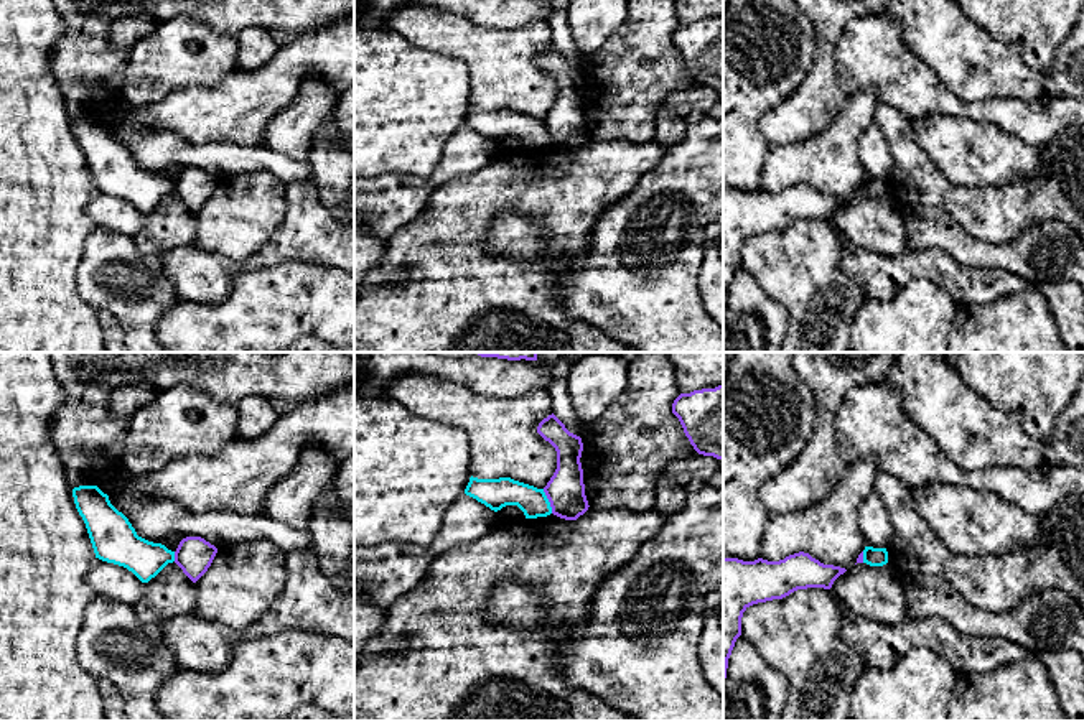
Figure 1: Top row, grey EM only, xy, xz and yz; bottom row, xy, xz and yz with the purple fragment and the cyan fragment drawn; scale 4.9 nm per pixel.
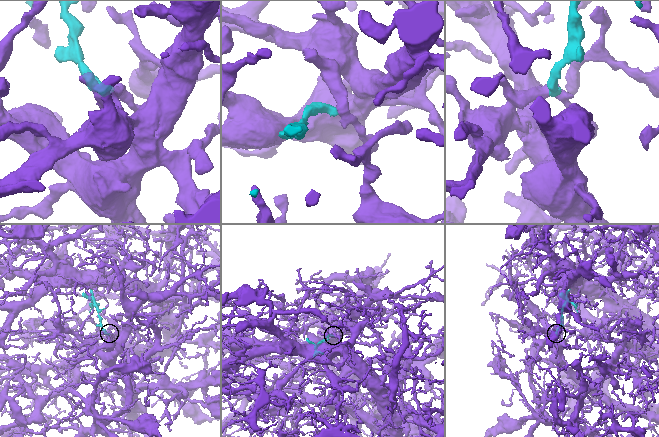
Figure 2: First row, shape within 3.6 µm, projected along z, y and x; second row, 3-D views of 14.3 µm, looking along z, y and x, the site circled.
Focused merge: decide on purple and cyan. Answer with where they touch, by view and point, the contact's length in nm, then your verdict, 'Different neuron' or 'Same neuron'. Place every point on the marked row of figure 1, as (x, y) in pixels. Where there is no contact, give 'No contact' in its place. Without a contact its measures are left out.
Touches purple at xz (549, 501). Shared border 130 nm. Different neuron

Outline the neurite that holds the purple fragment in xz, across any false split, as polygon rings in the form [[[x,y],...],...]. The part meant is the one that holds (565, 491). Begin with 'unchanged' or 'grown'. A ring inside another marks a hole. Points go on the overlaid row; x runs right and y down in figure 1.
unchanged; [[[554,413],[539,423],[537,433],[557,451],[557,469],[544,487],[552,514],[565,520],[577,520],[590,507],[580,463],[582,438],[570,433]]]

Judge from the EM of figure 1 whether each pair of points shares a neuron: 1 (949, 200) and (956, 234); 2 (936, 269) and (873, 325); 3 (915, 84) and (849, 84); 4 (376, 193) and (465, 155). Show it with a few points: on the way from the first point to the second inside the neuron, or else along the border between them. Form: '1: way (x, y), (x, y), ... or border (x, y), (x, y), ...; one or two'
1: border (916, 204), (944, 209), (967, 232), (984, 241); two
2: border (892, 297), (910, 282), (928, 279), (956, 302); two
3: way (898, 79), (865, 79); one
4: way (397, 193), (415, 193), (443, 172); one

